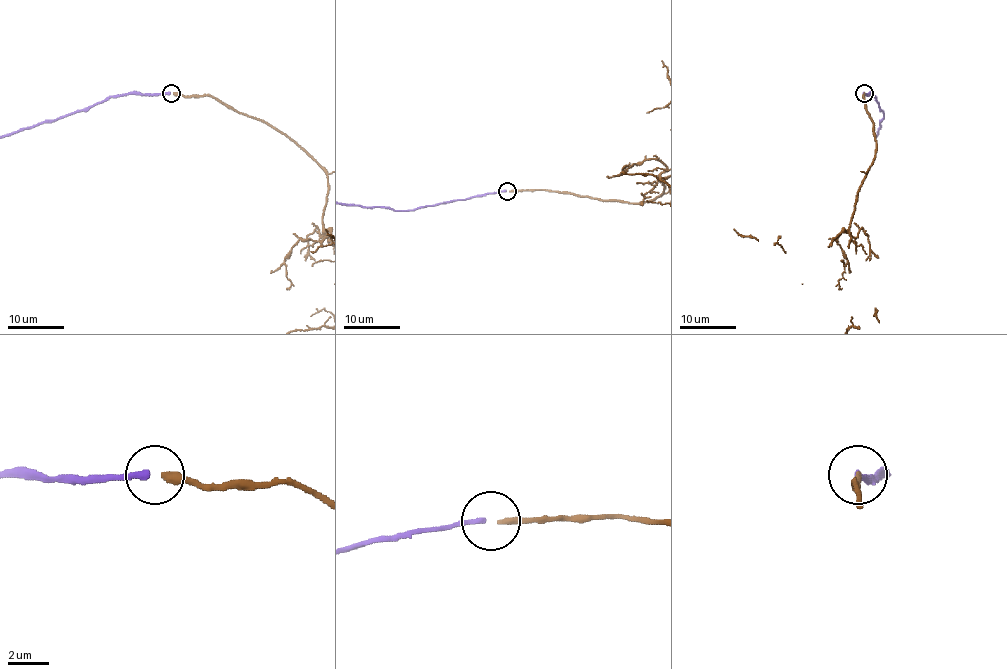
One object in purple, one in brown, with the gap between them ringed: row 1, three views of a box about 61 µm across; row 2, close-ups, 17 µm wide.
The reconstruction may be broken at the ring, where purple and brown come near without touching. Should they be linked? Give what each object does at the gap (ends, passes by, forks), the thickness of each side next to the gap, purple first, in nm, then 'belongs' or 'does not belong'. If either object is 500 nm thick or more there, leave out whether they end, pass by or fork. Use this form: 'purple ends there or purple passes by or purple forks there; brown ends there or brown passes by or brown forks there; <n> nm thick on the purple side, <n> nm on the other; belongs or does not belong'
purple ends there; brown ends there; 300 nm thick on the purple side, 320 nm on the other; belongs

